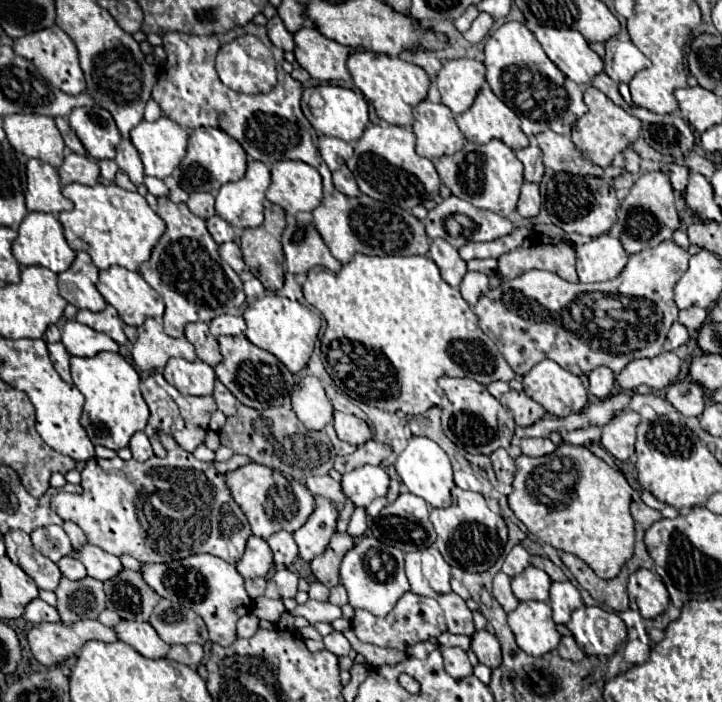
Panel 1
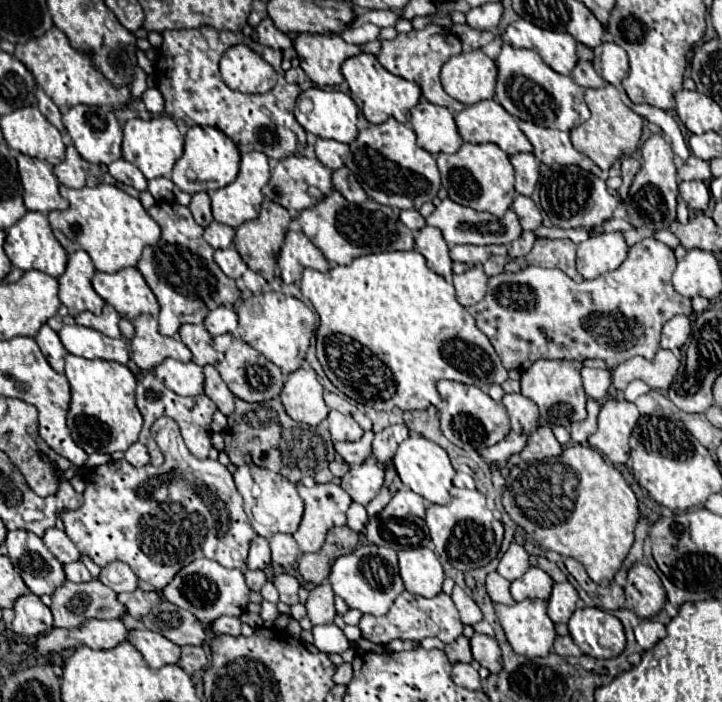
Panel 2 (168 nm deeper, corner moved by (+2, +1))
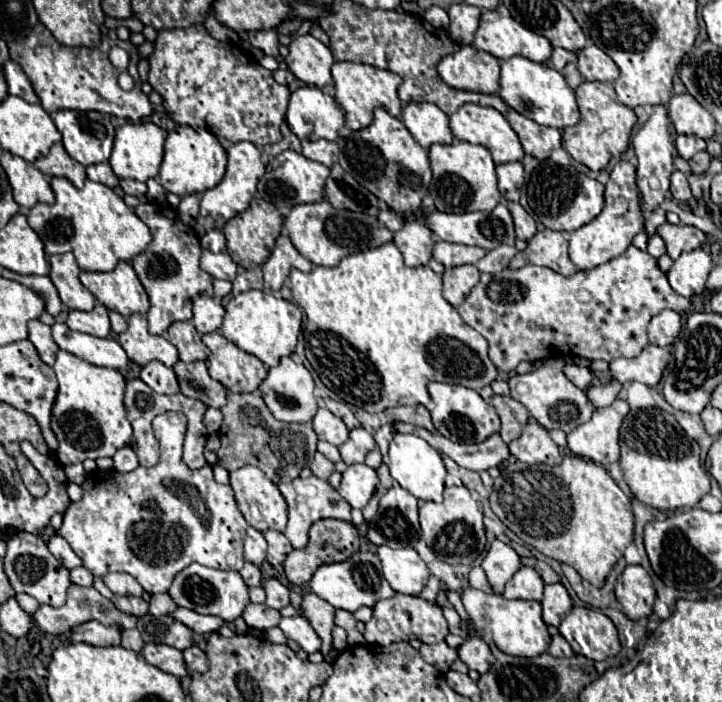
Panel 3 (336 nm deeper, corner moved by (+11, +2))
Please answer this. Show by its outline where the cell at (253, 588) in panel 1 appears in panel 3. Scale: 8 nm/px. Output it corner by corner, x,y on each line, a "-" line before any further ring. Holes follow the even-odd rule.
245,562
245,566
241,568
239,574
243,576
243,580
245,580
247,586
261,586
261,572
259,572
259,568
255,564

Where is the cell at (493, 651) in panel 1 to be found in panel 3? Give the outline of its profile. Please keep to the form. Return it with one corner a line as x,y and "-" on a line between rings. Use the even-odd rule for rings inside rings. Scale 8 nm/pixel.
473,636
469,640
465,640
461,646
459,646
459,658
471,668
471,670
477,670
479,674
485,674
491,664
495,662
495,656
491,654
487,642
481,638
481,636

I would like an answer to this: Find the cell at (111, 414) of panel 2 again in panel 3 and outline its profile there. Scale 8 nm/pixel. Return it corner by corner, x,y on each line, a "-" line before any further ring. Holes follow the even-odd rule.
65,350
57,352
53,370
59,380
57,400
51,416
51,428
59,440
57,460
61,464
75,464
87,458
97,460
101,456
113,456
121,446
127,446
133,430
123,404
125,378
121,372
93,366

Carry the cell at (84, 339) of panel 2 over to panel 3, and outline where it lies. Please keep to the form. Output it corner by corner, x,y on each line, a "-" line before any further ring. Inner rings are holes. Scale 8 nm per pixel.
53,324
53,340
61,350
71,352
95,366
123,370
129,364
125,350
111,336
97,338
91,334
69,330
67,324

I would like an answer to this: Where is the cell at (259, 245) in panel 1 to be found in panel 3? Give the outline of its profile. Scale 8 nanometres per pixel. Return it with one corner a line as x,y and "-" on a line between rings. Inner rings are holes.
255,198
245,212
237,214
233,220
225,224
227,252
233,258
233,262
243,268
261,266
273,252
273,244
281,234
281,224
283,224
283,216
279,214
279,210
271,202
265,202
263,198

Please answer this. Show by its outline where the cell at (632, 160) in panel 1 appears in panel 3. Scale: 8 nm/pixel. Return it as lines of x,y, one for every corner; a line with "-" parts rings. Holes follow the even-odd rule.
619,160
613,170
611,178
605,184
605,208
603,212
593,218
589,224
575,230
569,238
569,258
577,266
577,270
587,272
593,270
617,256
621,256
627,246
631,244
631,238
639,232
643,232
643,214
639,208
639,190
635,186
635,166
631,162

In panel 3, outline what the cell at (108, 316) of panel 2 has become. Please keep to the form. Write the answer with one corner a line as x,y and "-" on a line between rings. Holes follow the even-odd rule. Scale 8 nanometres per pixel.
97,302
91,312
71,310
69,318
67,318
67,326
71,330
77,330
77,332
107,338
111,334
111,324
109,324
109,314
107,312
109,310
101,302

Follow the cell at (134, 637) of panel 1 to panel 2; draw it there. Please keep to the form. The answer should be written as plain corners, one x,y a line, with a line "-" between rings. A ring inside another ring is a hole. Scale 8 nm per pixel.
138,629
128,633
128,641
144,655
150,667
160,669
164,665
178,663
180,659
180,647
160,633
152,633
148,629

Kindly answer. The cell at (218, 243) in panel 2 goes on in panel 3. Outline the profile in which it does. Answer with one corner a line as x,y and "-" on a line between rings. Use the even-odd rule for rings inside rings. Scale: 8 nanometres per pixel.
209,230
203,238
201,238
201,246
205,250
211,252
223,252
225,250
225,236
221,230

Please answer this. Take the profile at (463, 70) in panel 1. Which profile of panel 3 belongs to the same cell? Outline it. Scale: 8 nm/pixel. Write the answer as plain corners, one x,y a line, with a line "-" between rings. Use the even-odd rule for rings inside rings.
461,46
457,52
441,58
437,72
447,86
457,90
481,94
499,92
499,60
473,46

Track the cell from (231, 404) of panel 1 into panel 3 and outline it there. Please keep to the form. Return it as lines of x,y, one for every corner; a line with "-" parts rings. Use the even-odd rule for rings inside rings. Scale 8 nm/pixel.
177,362
173,366
179,384
181,384
181,392
189,398
197,398
201,400
205,406
213,406
213,408
223,408
225,406
225,388
213,380
207,372
207,364
205,362

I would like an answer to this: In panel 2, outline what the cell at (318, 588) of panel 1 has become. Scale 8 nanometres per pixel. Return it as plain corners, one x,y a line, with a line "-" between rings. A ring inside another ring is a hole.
322,583
310,591
310,597
306,601
308,619
312,625
328,625
334,623
336,609
334,609
334,591
328,583

